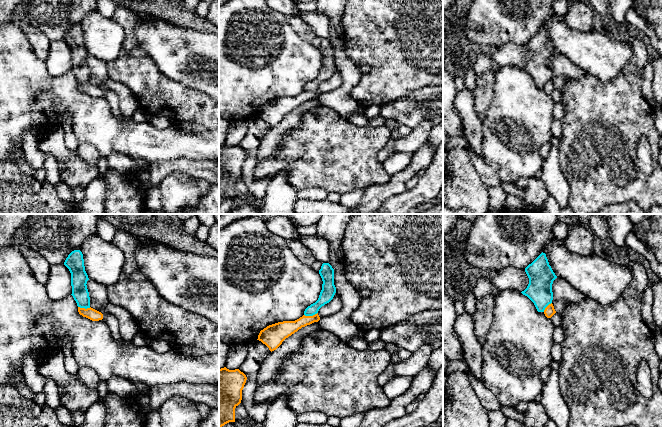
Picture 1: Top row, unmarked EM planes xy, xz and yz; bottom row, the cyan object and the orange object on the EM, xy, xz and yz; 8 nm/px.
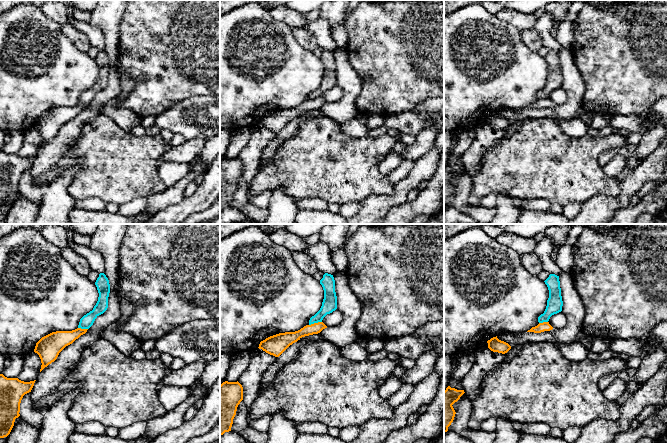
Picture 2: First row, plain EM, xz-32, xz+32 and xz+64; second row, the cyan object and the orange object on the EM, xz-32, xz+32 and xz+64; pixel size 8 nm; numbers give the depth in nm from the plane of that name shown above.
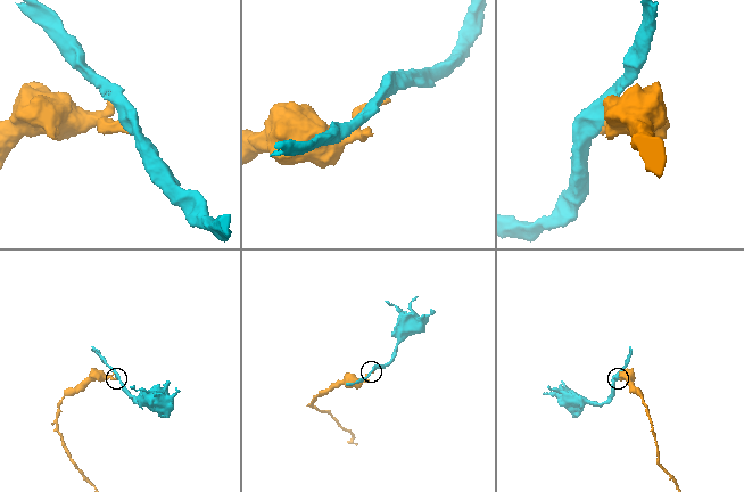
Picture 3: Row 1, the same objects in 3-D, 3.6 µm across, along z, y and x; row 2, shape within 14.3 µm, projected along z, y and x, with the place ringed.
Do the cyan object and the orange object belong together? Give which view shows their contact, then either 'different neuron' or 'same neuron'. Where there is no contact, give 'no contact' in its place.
xz | different neuron

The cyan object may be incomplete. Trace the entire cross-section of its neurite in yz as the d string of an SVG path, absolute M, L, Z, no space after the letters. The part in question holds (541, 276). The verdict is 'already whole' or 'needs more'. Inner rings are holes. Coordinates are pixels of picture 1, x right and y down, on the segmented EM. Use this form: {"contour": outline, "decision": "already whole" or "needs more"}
{"contour": "M542 252L525 268L525 272L529 278L529 284L521 293L534 303L538 312L544 312L545 308L552 303L552 284L557 278L546 254Z", "decision": "already whole"}

